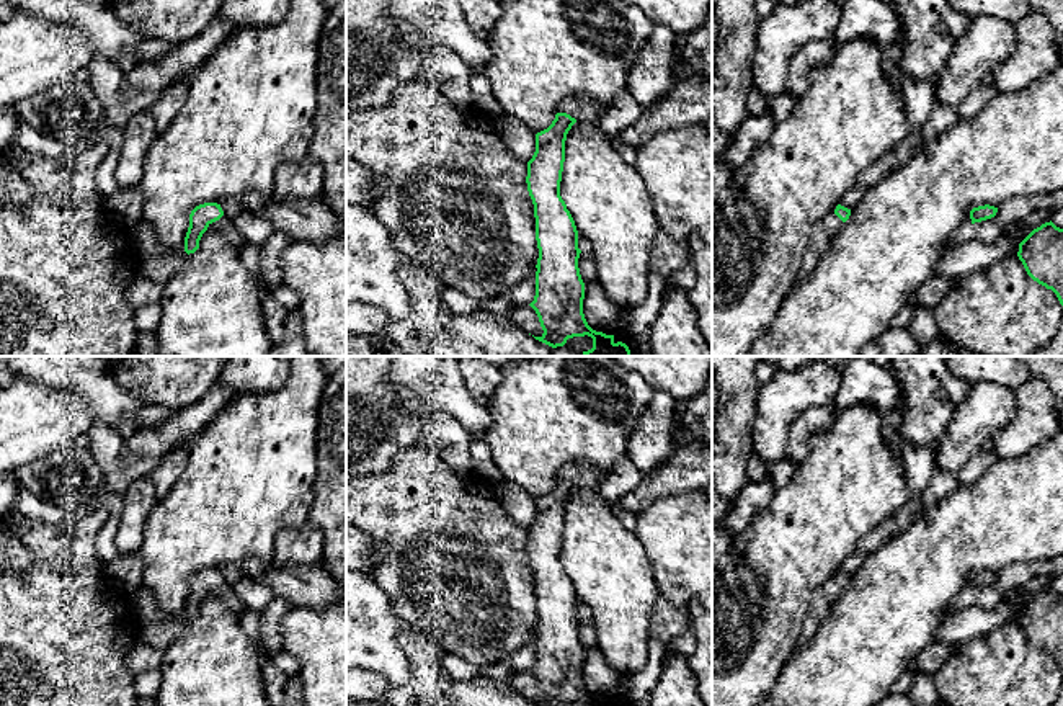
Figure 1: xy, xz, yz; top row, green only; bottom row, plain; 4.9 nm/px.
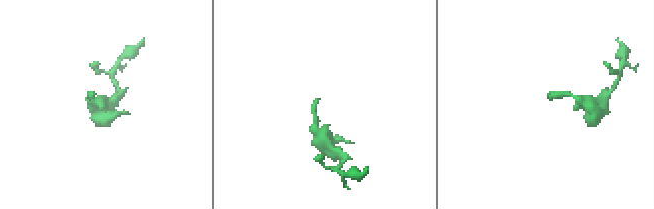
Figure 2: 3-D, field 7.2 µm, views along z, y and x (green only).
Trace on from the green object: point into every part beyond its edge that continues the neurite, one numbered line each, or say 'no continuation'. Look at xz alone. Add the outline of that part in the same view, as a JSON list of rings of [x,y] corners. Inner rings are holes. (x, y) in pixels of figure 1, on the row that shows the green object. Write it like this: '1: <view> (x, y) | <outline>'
1: xz (583, 108) | [[[568,96],[558,105],[557,113],[567,113],[576,121],[598,124],[604,109],[606,106],[591,96]]]

